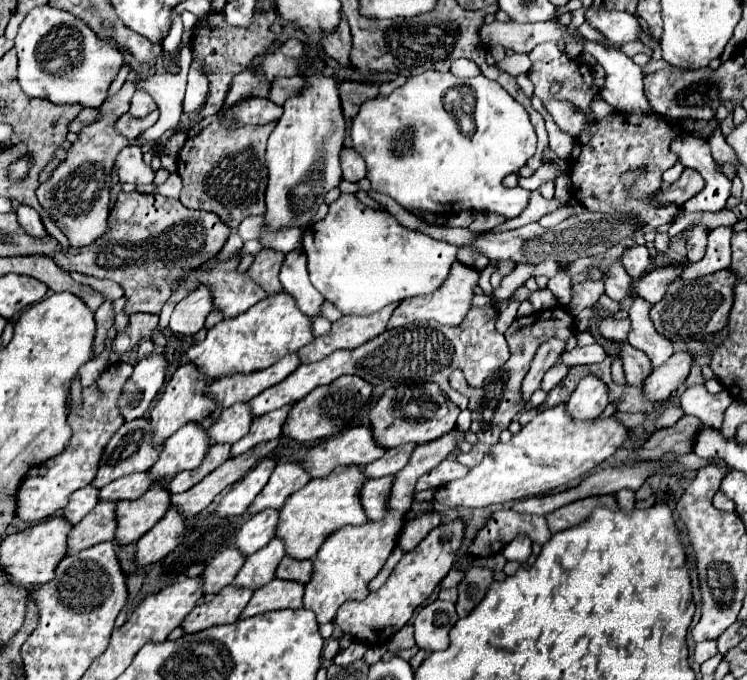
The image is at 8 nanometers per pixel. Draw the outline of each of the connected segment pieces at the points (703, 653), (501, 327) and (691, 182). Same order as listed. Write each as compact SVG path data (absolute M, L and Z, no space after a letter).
M702 641L702 643L696 643L696 649L694 649L694 659L696 663L704 663L706 659L714 657L716 655L716 641Z
M512 301L506 310L500 312L496 319L496 330L505 333L517 317L517 310L520 306L519 301Z
M684 169L682 177L670 185L668 189L662 189L658 193L658 197L654 199L654 203L674 203L674 205L682 205L684 201L688 201L692 195L696 195L698 191L704 189L704 177L698 173L698 171L692 171L692 169Z

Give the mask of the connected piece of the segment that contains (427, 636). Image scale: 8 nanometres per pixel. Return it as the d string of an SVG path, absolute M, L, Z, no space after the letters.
M432 601L414 619L416 645L428 653L448 647L448 631L456 625L458 613L450 601Z

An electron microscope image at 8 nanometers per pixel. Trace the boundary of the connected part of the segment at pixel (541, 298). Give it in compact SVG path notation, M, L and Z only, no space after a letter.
M544 288L532 292L529 297L529 301L533 305L534 312L536 312L555 307L557 299L548 288Z

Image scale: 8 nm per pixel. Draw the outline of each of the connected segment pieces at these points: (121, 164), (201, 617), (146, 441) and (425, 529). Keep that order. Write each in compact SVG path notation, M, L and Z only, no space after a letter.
M124 147L116 157L118 177L122 183L152 183L156 177L156 171L142 161L140 147Z
M228 585L220 593L216 593L210 601L202 601L182 623L184 633L196 633L208 629L212 625L234 623L248 601L252 599L254 591L248 587Z
M148 417L126 421L116 431L116 435L110 439L108 449L104 449L104 459L100 461L100 471L98 471L96 479L92 481L92 485L94 487L104 487L112 479L118 479L118 477L124 477L124 475L130 475L130 473L136 473L136 471L150 469L156 463L156 459L160 457L160 451L162 451L162 443L156 445L152 441L152 437L154 437L154 431L152 431L152 421Z
M436 511L424 513L424 515L416 517L416 519L406 521L404 527L402 527L402 535L400 535L400 547L404 551L414 549L436 525L440 525L440 521L442 521L442 515L436 513Z

